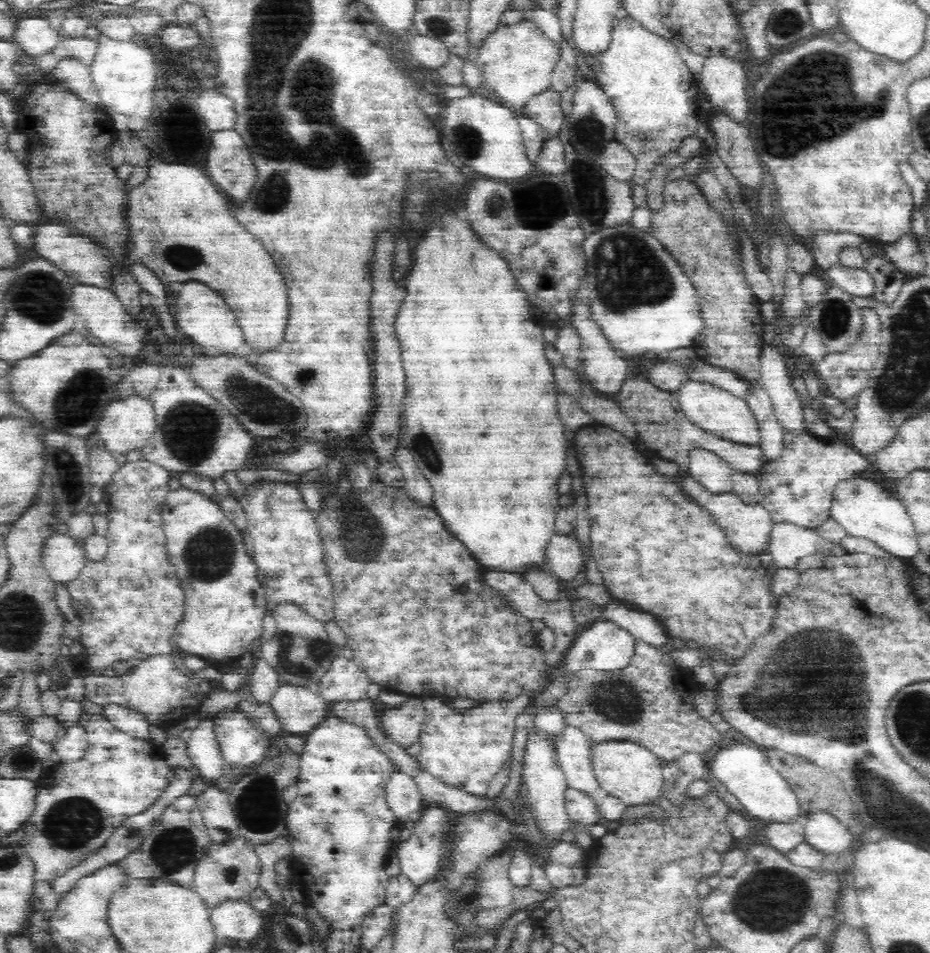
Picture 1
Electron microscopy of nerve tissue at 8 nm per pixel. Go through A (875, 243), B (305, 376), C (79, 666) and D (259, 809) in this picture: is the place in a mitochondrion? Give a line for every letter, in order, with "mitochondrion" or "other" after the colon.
A: other
B: mitochondrion
C: other
D: mitochondrion

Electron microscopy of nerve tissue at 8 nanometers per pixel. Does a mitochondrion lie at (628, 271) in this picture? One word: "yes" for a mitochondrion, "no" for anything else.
yes

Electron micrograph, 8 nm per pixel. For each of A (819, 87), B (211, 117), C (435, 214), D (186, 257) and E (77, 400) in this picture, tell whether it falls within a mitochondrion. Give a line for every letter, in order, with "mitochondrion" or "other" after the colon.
A: mitochondrion
B: other
C: other
D: mitochondrion
E: mitochondrion

